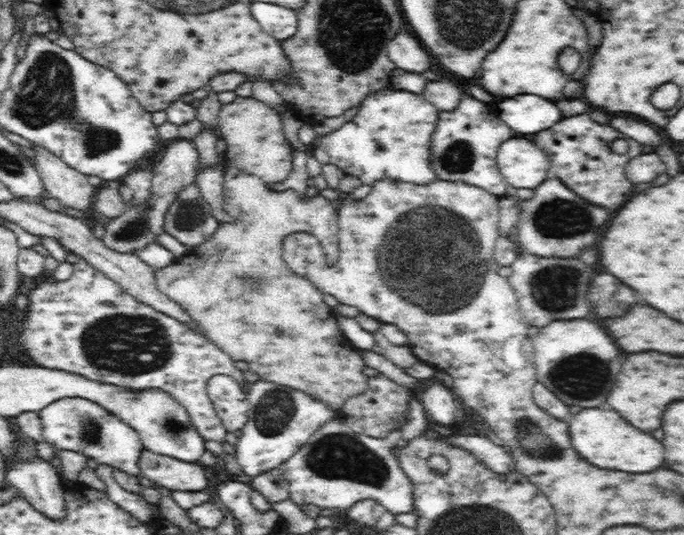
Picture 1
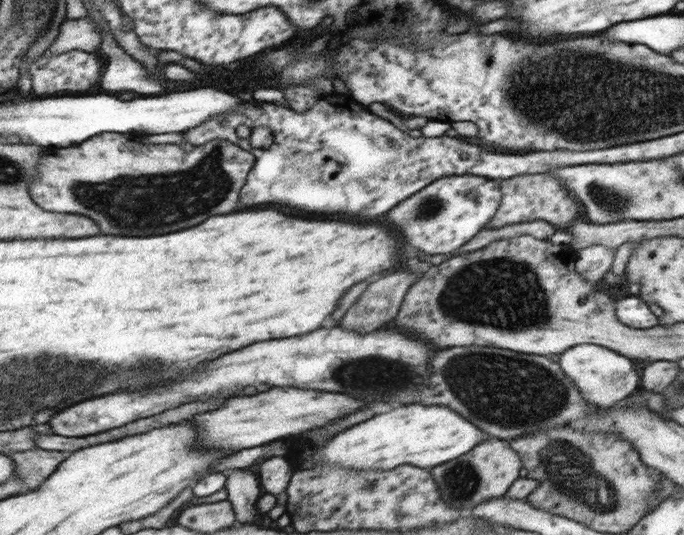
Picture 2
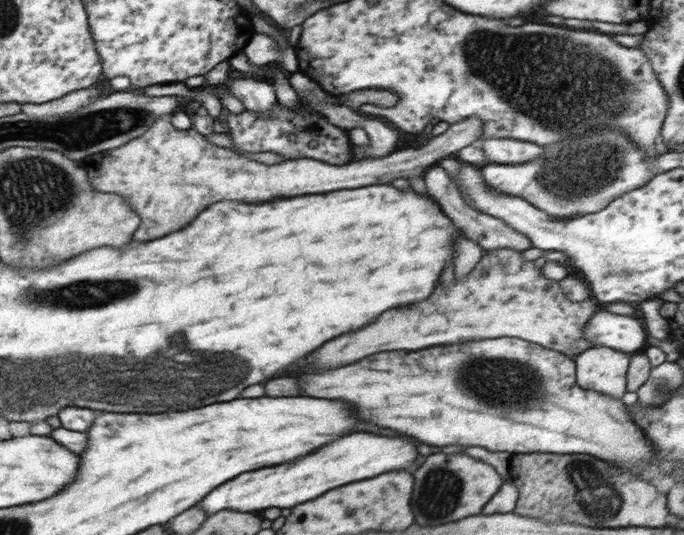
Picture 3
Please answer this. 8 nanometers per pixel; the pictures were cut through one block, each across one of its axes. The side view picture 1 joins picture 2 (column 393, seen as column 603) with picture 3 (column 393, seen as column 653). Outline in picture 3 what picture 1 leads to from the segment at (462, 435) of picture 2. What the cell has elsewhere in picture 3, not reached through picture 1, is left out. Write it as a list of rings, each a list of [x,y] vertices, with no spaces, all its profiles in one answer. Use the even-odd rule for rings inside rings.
[[[354,432],[330,442],[330,446],[322,446],[322,450],[314,450],[314,454],[306,454],[306,458],[298,458],[298,462],[286,462],[282,466],[270,466],[270,470],[254,470],[254,474],[242,474],[242,478],[234,478],[234,482],[226,482],[206,502],[200,502],[208,514],[214,514],[224,508],[252,512],[264,510],[270,506],[292,508],[306,500],[318,498],[324,492],[366,480],[390,470],[408,470],[414,466],[420,456],[418,446],[404,438],[388,438],[370,432]]]

